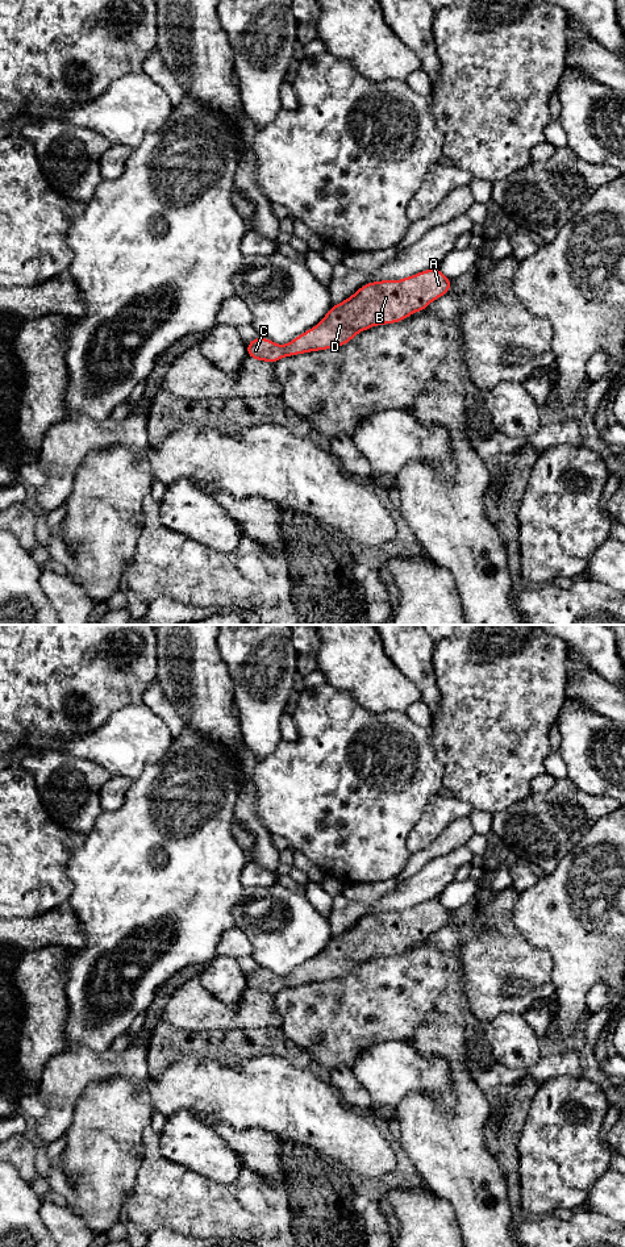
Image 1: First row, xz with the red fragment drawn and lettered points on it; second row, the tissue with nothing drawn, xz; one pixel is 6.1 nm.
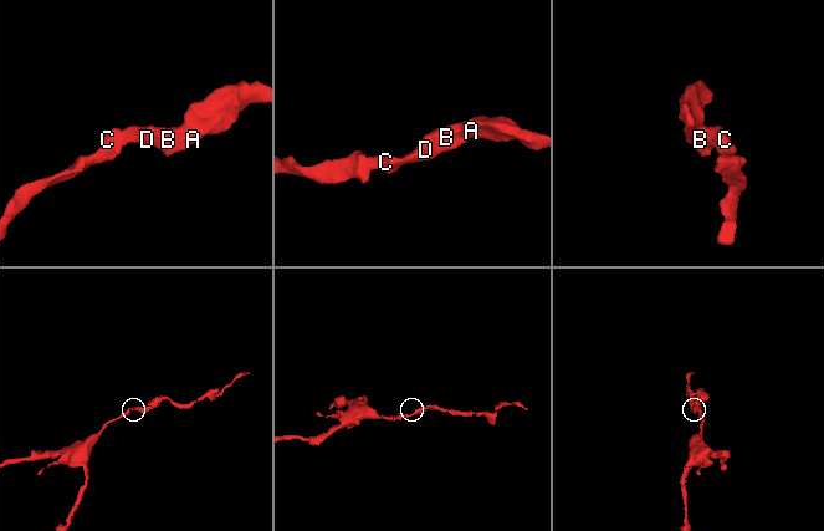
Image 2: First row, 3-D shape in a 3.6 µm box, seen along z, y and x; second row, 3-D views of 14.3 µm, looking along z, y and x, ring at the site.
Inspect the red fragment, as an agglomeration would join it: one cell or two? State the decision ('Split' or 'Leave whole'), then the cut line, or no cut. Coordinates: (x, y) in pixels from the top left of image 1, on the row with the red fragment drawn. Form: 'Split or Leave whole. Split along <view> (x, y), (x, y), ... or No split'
Leave whole. No split

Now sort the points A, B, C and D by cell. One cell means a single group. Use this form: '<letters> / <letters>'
A B C D

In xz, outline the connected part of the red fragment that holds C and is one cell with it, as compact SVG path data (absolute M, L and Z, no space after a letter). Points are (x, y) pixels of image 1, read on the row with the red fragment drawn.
M438 267L420 271L401 280L379 280L362 285L354 295L337 305L332 305L325 317L305 333L297 335L287 345L278 345L262 335L246 343L247 356L275 364L284 356L321 351L349 343L357 334L372 326L404 321L416 312L425 310L428 305L446 295L453 280L447 279Z

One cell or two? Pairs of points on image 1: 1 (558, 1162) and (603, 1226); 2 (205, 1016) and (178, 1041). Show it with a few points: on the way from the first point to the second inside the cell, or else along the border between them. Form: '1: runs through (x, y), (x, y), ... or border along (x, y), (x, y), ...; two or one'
1: border along (580, 1206), (576, 1210); two
2: border along (159, 1022), (169, 1021), (188, 1030), (221, 1030); two

